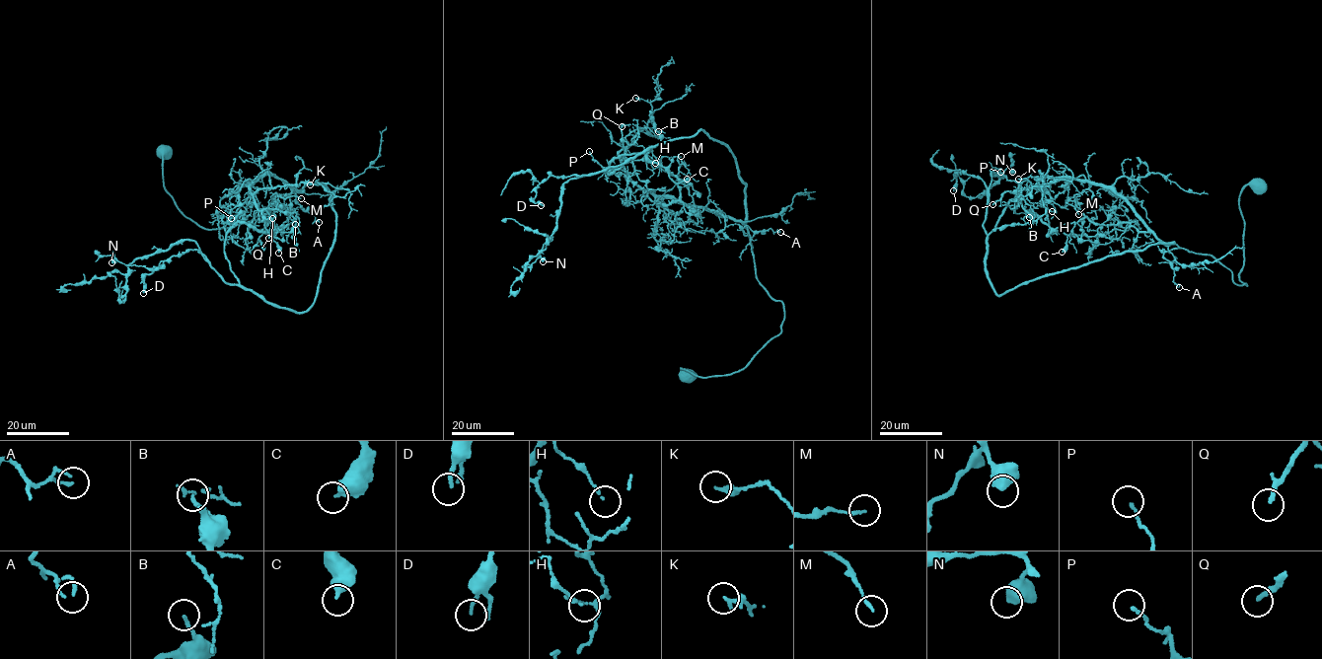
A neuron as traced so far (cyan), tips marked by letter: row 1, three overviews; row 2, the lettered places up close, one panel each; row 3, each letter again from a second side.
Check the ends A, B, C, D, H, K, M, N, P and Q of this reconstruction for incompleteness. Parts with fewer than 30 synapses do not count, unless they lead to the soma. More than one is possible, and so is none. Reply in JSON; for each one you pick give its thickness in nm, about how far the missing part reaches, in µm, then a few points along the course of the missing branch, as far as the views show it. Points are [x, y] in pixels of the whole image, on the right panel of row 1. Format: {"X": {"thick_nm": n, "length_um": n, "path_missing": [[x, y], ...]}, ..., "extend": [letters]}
{"Q": {"thick_nm": 150, "length_um": 25, "path_missing": [[992, 204], [972, 221], [938, 224]]}, "extend": ["Q"]}

